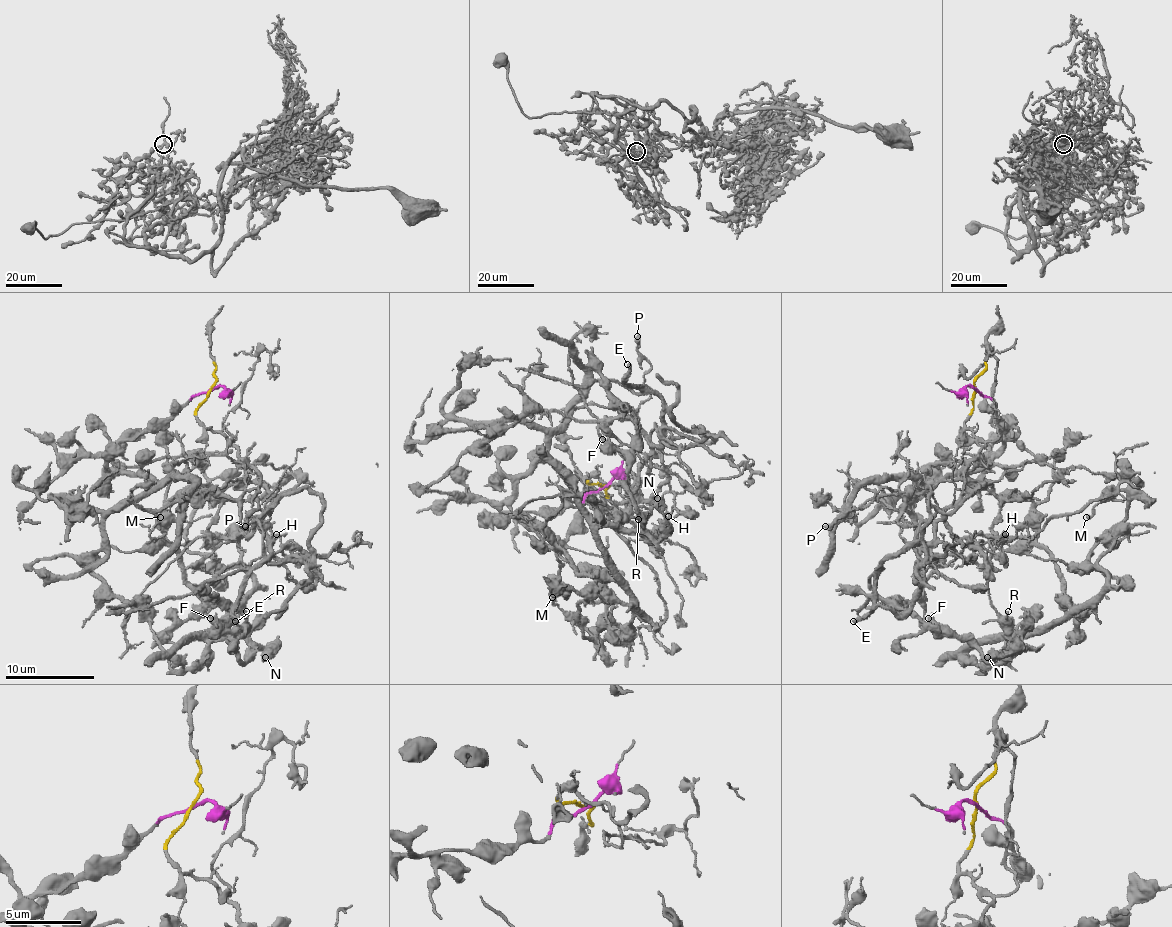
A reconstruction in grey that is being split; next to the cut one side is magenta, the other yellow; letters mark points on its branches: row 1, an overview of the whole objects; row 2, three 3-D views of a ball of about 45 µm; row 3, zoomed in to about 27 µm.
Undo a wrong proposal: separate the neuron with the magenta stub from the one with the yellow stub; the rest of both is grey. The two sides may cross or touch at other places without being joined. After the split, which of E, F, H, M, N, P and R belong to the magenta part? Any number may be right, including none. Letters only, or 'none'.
F, M, N, R

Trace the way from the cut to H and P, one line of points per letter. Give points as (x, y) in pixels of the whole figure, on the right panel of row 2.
H: (975, 389), (964, 425), (984, 449), (937, 522), (935, 567), (986, 582), (979, 542), (1002, 558), (1006, 533)
P: (975, 389), (964, 425), (984, 449), (962, 496), (902, 524), (902, 498), (884, 487), (824, 527)

